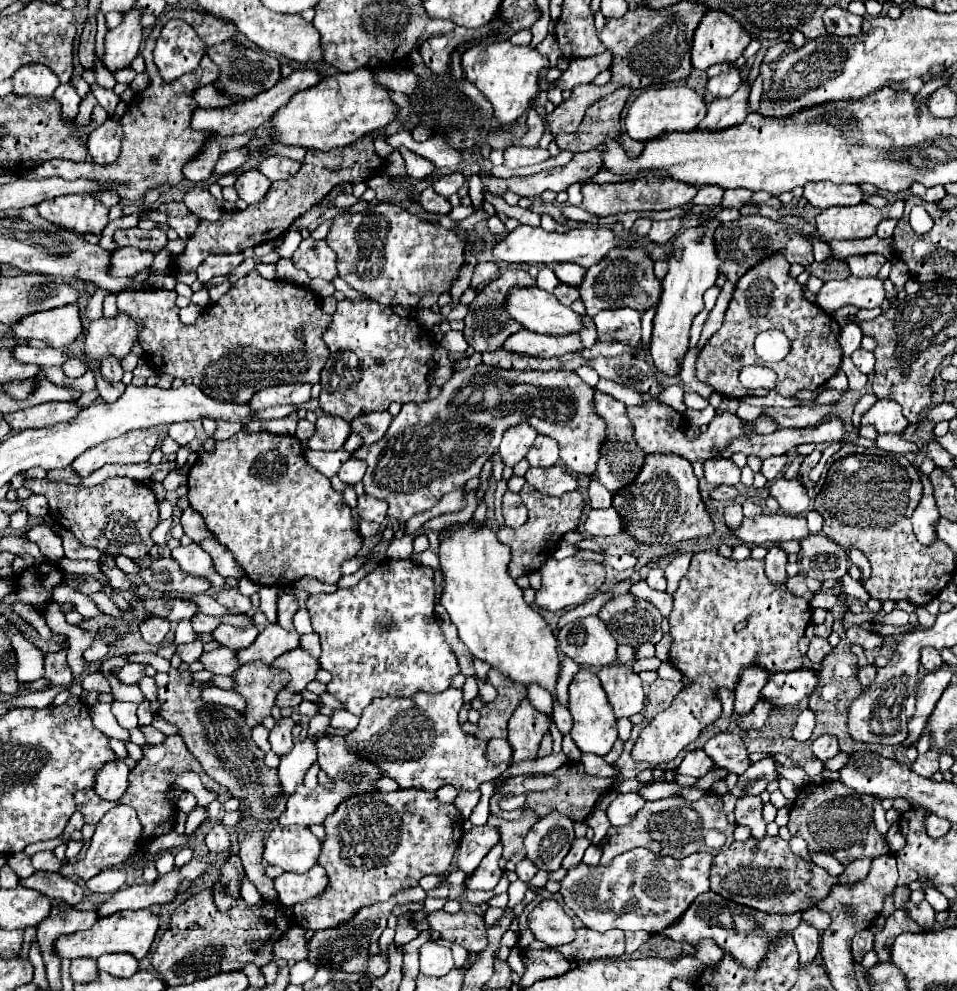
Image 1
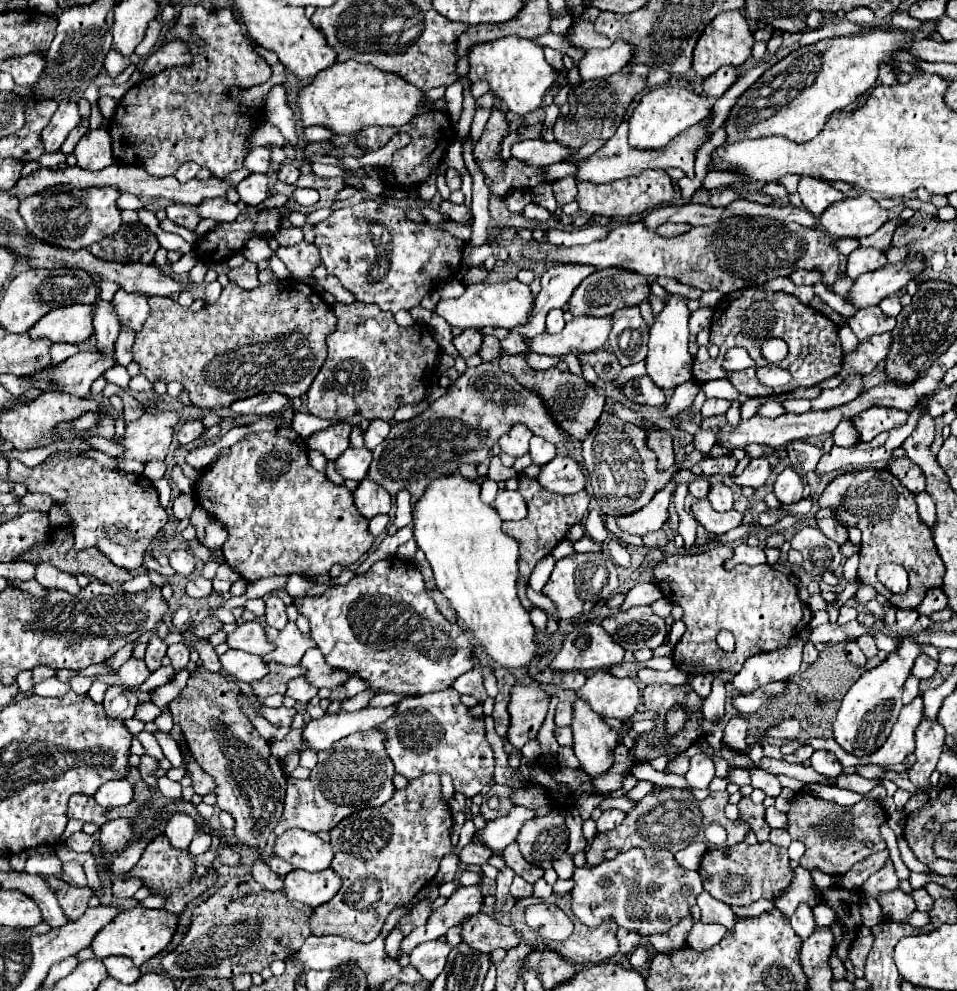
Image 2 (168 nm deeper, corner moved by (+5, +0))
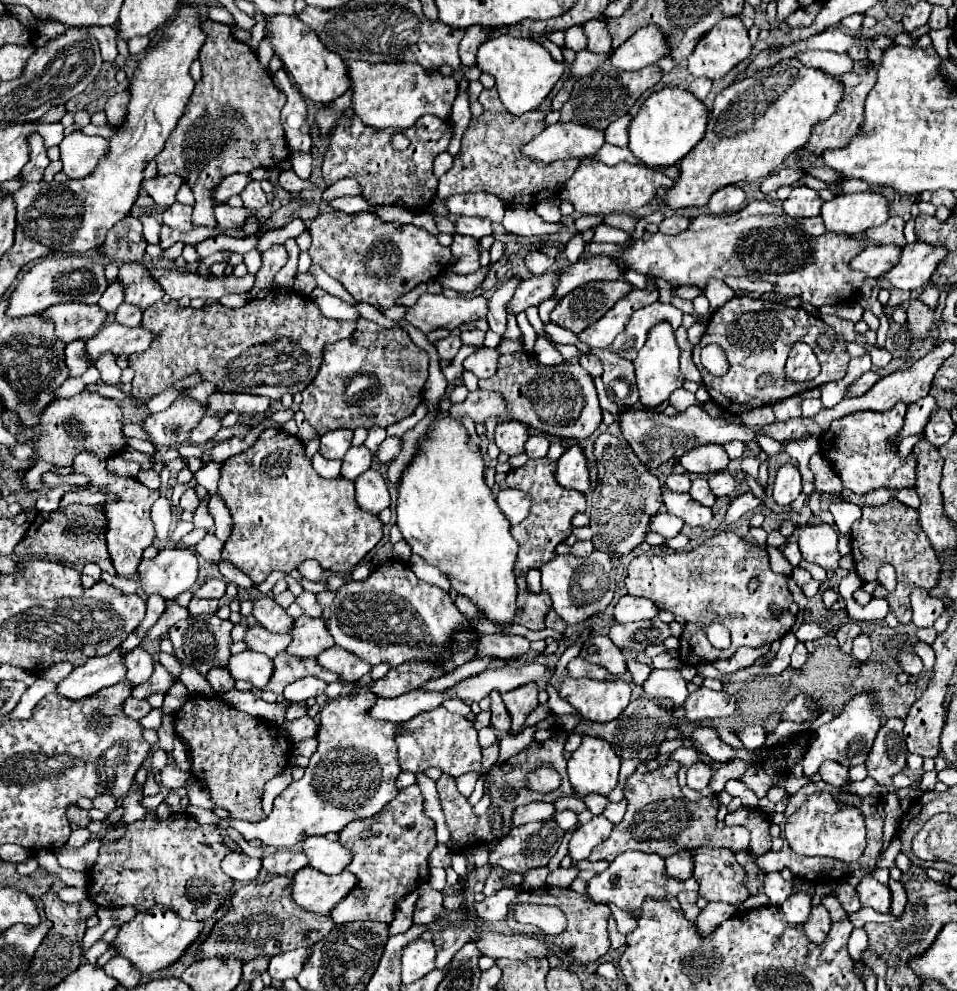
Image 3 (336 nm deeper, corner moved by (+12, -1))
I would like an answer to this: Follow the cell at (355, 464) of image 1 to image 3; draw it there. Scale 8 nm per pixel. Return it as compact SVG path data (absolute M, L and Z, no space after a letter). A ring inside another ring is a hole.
M351 446L343 458L341 476L347 480L355 480L359 474L371 468L373 454L365 446Z

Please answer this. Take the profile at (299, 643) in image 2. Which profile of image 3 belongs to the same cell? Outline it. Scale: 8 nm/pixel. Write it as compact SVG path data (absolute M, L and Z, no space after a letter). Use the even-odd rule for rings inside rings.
M297 618L293 622L293 628L289 630L289 636L291 644L285 652L297 658L313 658L317 656L317 652L323 652L325 648L333 646L333 638L329 636L321 618Z

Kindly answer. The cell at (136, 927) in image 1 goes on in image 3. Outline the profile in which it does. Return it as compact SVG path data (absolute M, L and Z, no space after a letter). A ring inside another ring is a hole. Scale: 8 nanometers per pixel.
M157 906L157 908L151 908L151 910L139 912L135 920L125 922L121 926L117 938L111 944L117 950L117 954L121 954L127 960L131 960L133 966L139 972L151 974L155 970L161 970L161 968L169 966L169 964L173 964L183 954L183 950L197 938L201 928L203 928L201 922L183 920L173 910Z

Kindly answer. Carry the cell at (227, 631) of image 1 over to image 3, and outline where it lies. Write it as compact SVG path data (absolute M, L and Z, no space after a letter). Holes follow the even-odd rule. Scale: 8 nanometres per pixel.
M259 624L249 626L243 640L245 640L247 648L261 652L269 658L277 656L279 652L283 652L289 646L289 634L271 634L265 628L261 628Z

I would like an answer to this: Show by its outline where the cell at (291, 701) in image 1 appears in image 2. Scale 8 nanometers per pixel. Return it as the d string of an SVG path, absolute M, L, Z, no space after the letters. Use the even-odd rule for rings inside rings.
M294 677L288 683L286 695L294 697L296 701L300 701L300 705L304 705L304 703L308 703L310 699L314 699L318 695L318 687L312 687L312 683L308 683L304 677Z

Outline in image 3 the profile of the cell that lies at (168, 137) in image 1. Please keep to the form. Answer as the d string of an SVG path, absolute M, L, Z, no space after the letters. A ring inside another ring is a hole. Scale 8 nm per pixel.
M205 20L201 24L201 30L207 34L205 44L199 50L199 62L203 66L203 78L195 84L195 90L187 102L185 114L179 118L175 130L169 134L165 148L155 156L157 162L157 176L163 174L179 174L195 194L195 206L193 206L193 224L195 226L209 226L215 228L215 216L213 216L213 200L209 198L211 190L223 180L225 176L233 172L249 172L253 168L273 168L281 160L289 156L283 126L279 120L279 112L285 104L285 94L277 90L271 82L271 76L261 68L255 52L243 42L237 42L231 36L231 30L227 24L209 22Z

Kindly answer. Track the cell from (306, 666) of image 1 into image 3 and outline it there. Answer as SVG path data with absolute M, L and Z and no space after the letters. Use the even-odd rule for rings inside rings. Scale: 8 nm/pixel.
M331 646L331 648L323 650L317 656L317 664L321 668L325 668L325 670L335 672L343 680L343 684L355 682L355 680L359 680L361 676L365 676L371 670L369 664L357 660L357 656L353 656L351 652L345 652L345 650L337 648L337 646Z

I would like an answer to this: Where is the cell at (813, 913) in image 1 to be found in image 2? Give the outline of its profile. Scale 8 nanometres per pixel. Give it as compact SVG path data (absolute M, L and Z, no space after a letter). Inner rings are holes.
M822 903L813 908L815 922L818 926L830 926L836 920L835 912L830 906Z

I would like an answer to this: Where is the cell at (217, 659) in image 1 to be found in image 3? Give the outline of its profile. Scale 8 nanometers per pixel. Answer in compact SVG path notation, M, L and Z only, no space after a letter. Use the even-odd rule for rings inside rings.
M243 650L229 658L229 672L235 680L251 682L255 688L263 688L273 672L273 660L253 650Z

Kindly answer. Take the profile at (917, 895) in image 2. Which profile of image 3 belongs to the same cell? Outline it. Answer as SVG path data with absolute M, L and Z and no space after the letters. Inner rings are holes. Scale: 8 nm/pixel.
M889 880L889 888L891 888L891 894L893 894L891 914L901 916L903 910L905 910L905 906L907 906L907 892L905 892L905 888L901 886L901 882L895 882L895 880Z

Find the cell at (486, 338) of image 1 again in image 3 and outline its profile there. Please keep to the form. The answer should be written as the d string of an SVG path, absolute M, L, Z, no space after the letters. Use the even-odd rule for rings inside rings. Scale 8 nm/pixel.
M449 336L449 338L439 340L435 344L435 348L441 354L441 360L453 360L455 354L457 354L457 350L461 348L461 340L459 340L459 336Z

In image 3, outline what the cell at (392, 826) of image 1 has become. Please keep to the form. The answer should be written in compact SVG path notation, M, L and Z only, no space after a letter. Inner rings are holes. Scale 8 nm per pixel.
M411 784L385 804L385 808L367 818L353 820L339 832L339 842L351 850L351 862L347 870L357 876L355 888L331 910L335 924L347 924L355 920L379 920L393 922L397 904L417 890L421 884L429 882L427 858L437 846L435 824L423 812L425 798L419 784Z

